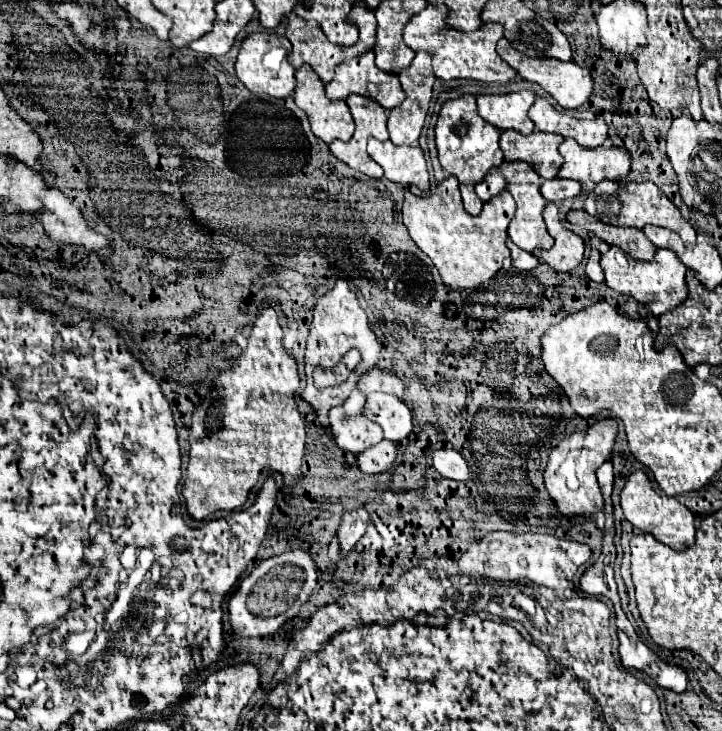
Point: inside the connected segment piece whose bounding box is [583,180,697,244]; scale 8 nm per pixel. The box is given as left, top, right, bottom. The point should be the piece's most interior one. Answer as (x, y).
(629, 204)

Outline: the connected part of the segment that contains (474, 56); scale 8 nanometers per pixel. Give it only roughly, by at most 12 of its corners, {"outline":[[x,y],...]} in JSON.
{"outline":[[427,4],[403,28],[411,50],[433,58],[439,80],[509,82],[495,50],[499,24],[475,32],[445,26],[447,8]]}

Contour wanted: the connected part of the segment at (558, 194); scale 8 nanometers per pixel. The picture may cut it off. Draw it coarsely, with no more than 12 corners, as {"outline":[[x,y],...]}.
{"outline":[[543,180],[541,194],[559,202],[581,194],[581,184],[571,180]]}

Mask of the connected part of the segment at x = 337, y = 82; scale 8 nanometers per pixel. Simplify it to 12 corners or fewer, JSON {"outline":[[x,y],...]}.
{"outline":[[375,54],[345,60],[325,84],[331,100],[359,94],[393,110],[403,100],[397,74]]}

